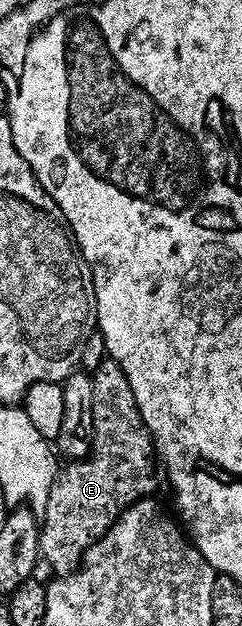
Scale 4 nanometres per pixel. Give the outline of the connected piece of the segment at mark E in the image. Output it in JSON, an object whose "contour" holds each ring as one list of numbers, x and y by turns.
{"contour":[[105,359,105,362,98,367,97,370,92,370,91,376,94,385,94,443,89,453,89,456,84,460,74,460,69,465,70,469,60,474,56,480,56,484,50,491,50,498,47,499,46,511,43,514,43,528,40,530,40,556,43,558,44,564,47,563,57,572,58,578,68,577,69,574,77,572,79,566,85,560,85,552,90,547,97,544,101,538,108,535,109,530,121,518,121,516,136,505,139,501,152,498,153,492,157,489,157,469,159,473,159,458,153,448,153,437,149,434,148,427,143,423,139,407,135,403,135,391,131,391,131,383,127,383,127,375,123,375,123,371,119,367,119,363,115,363,111,359]]}

